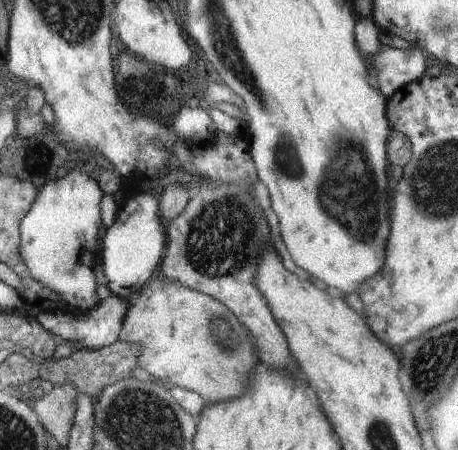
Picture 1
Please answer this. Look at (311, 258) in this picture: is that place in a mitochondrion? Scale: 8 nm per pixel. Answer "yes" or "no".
no

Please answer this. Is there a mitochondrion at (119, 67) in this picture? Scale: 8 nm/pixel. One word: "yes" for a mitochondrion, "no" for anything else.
no

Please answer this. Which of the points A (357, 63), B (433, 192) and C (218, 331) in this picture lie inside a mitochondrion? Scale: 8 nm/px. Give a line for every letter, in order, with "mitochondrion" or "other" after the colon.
A: other
B: mitochondrion
C: mitochondrion

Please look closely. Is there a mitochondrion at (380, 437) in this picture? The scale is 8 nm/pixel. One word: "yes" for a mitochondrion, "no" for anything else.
yes

